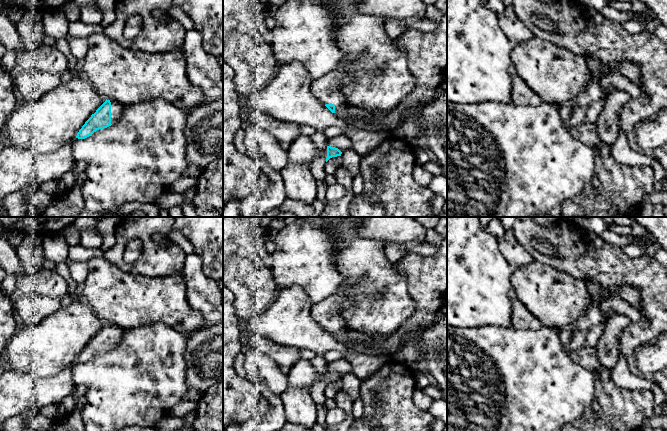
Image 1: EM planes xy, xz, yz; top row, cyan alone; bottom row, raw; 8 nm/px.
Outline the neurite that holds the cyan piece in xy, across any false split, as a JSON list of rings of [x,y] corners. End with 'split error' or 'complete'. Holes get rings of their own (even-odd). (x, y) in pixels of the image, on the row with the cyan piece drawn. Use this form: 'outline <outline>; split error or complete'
outline [[[106,99],[96,112],[85,122],[77,133],[76,138],[85,139],[99,129],[111,126],[121,117],[123,110],[123,105]]]; split error

